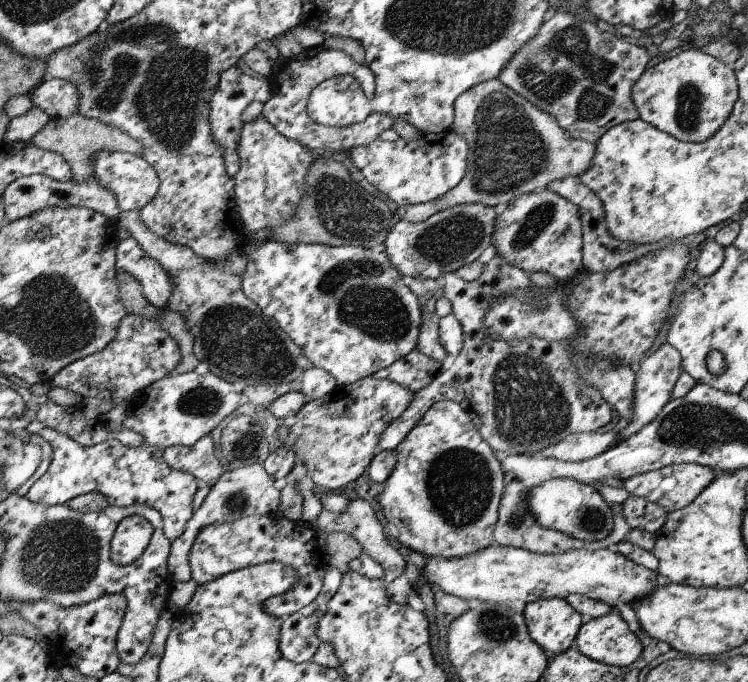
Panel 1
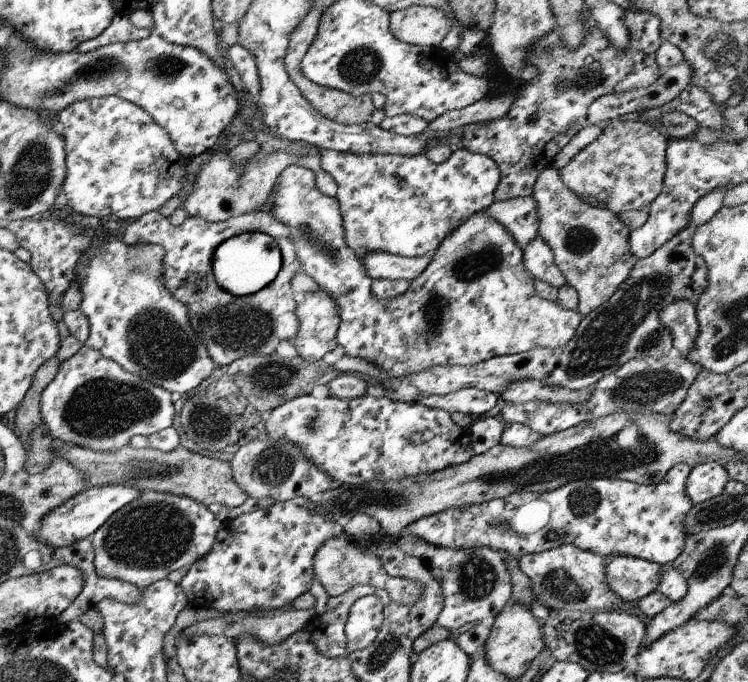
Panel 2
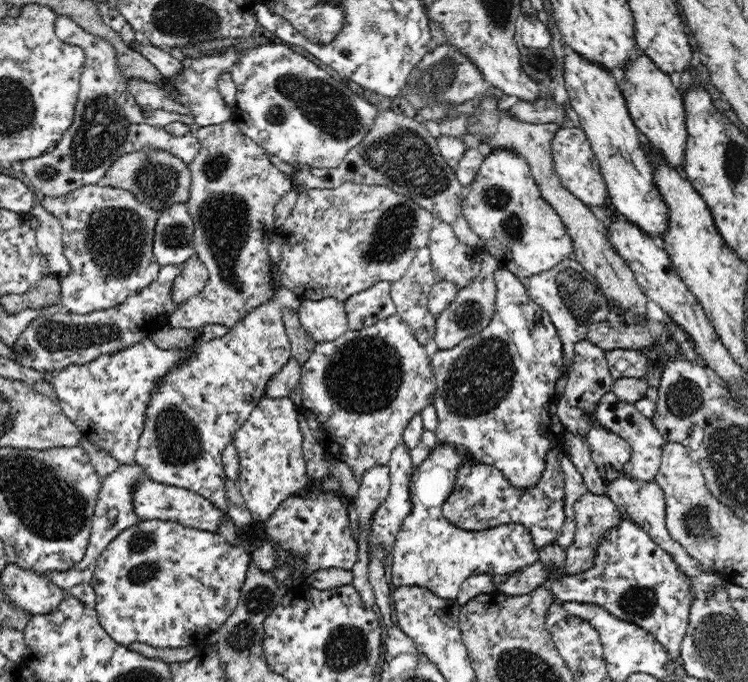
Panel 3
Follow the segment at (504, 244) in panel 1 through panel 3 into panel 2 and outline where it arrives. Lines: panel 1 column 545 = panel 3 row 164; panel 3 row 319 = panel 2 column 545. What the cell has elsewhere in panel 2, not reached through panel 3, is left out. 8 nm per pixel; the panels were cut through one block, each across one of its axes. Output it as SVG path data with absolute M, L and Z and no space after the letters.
M553 166L539 173L530 196L535 200L539 216L537 234L551 248L553 262L566 284L575 289L578 296L576 311L584 317L619 290L637 262L627 246L630 229L618 215L603 207L589 206L565 188Z

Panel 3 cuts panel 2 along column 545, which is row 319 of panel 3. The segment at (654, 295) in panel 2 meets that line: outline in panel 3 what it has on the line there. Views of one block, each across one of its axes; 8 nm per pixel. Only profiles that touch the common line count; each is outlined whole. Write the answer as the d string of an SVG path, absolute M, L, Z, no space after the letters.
M376 282L371 288L352 294L343 302L349 330L367 330L377 322L397 314L390 288L390 282Z

